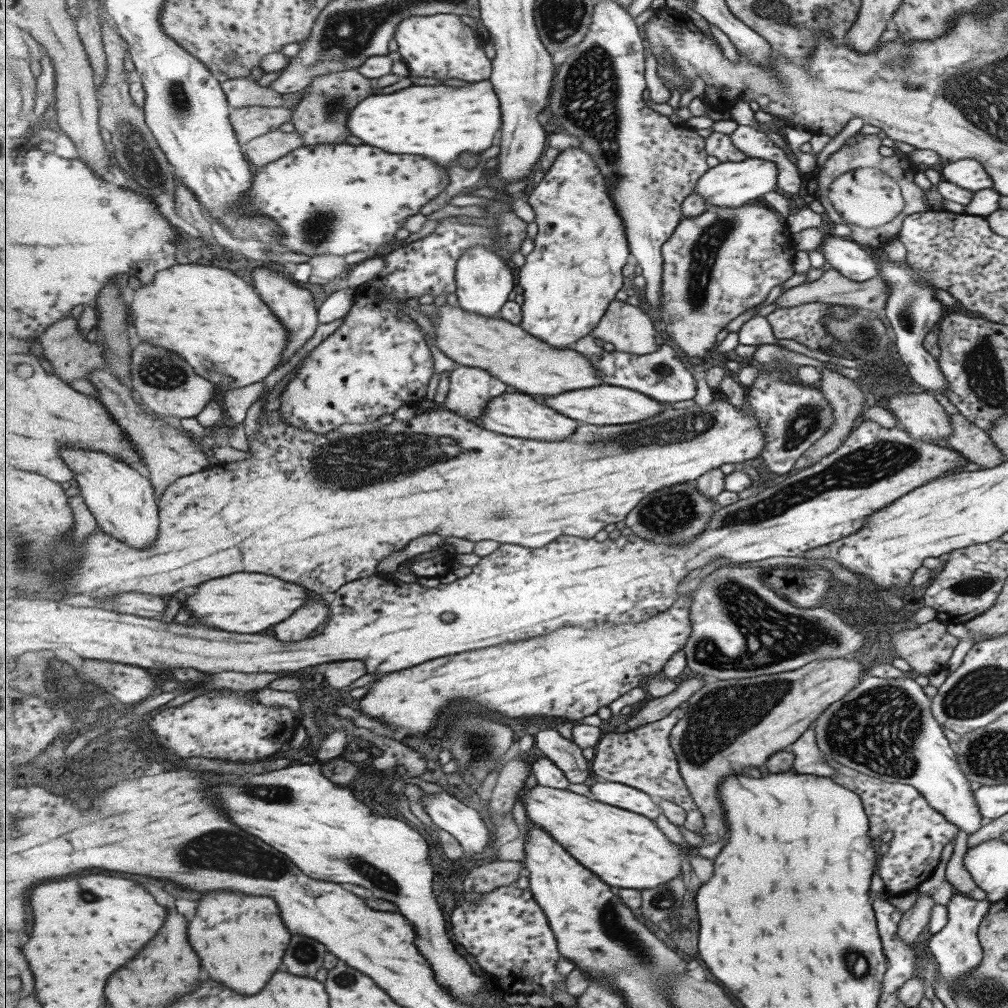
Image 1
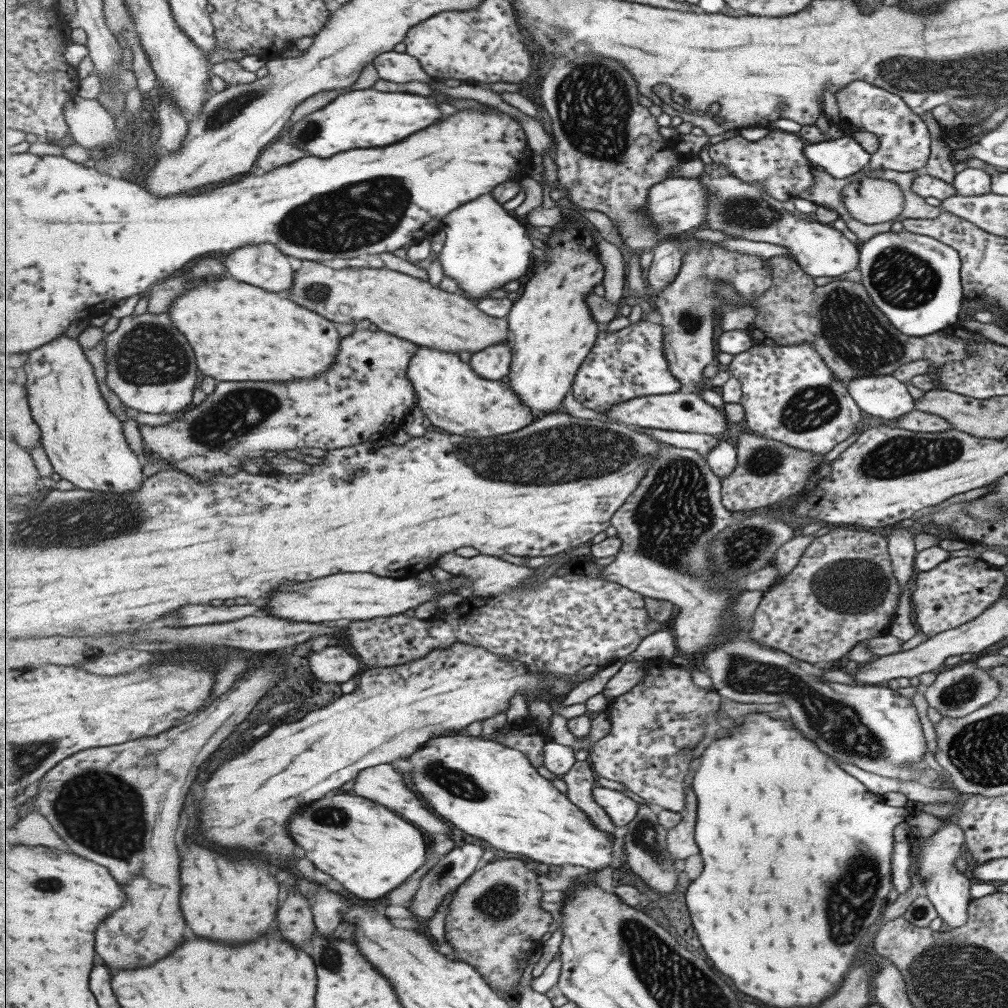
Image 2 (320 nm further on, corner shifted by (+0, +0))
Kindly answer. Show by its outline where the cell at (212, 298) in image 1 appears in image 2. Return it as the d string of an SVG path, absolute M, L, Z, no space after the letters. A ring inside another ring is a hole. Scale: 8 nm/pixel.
M230 274L225 277L206 278L206 280L201 280L196 286L195 290L189 289L187 294L181 295L174 304L170 304L172 307L165 314L169 313L171 316L175 316L175 324L179 324L179 328L183 328L183 332L187 332L187 338L191 340L191 344L195 344L195 352L197 352L199 362L201 362L201 372L205 376L213 376L213 378L223 380L223 382L243 382L243 380L269 380L269 382L277 380L279 382L288 382L291 380L297 381L301 378L315 378L330 370L336 363L336 360L338 360L340 352L342 352L342 336L338 329L338 323L329 320L326 316L321 316L318 312L313 312L310 308L296 304L288 296L268 292L262 287L237 280Z

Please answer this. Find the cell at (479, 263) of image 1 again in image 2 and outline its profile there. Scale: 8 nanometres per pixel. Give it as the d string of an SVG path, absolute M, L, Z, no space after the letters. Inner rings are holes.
M492 194L472 200L450 212L442 224L446 241L439 254L443 274L454 278L460 290L469 298L483 298L492 290L502 288L509 280L527 277L531 266L531 254L535 246L531 244L531 233L525 222L505 210L503 203Z

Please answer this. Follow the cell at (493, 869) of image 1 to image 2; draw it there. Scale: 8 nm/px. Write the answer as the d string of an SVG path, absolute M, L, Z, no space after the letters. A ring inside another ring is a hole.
M490 860L475 871L471 880L464 882L465 886L460 886L453 893L449 903L450 913L444 924L445 939L455 947L454 960L473 965L497 992L519 996L523 972L529 966L531 956L542 946L541 938L561 926L550 912L542 907L544 891L539 888L538 875L539 873L529 869L523 860Z

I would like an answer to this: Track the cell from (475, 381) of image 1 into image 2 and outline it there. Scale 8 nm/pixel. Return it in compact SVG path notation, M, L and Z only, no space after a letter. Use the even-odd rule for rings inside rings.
M503 341L471 356L470 363L482 377L493 380L506 380L510 374L513 352L511 342Z

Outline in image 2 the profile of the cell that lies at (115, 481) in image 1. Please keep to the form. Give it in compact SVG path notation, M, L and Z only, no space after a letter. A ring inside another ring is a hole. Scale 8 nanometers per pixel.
M61 335L46 346L28 352L28 361L22 371L28 390L28 399L35 422L42 432L41 448L47 454L54 472L70 481L75 488L99 491L102 494L125 493L141 490L144 463L129 448L123 434L122 420L117 418L103 396L94 364L88 359L78 337Z

